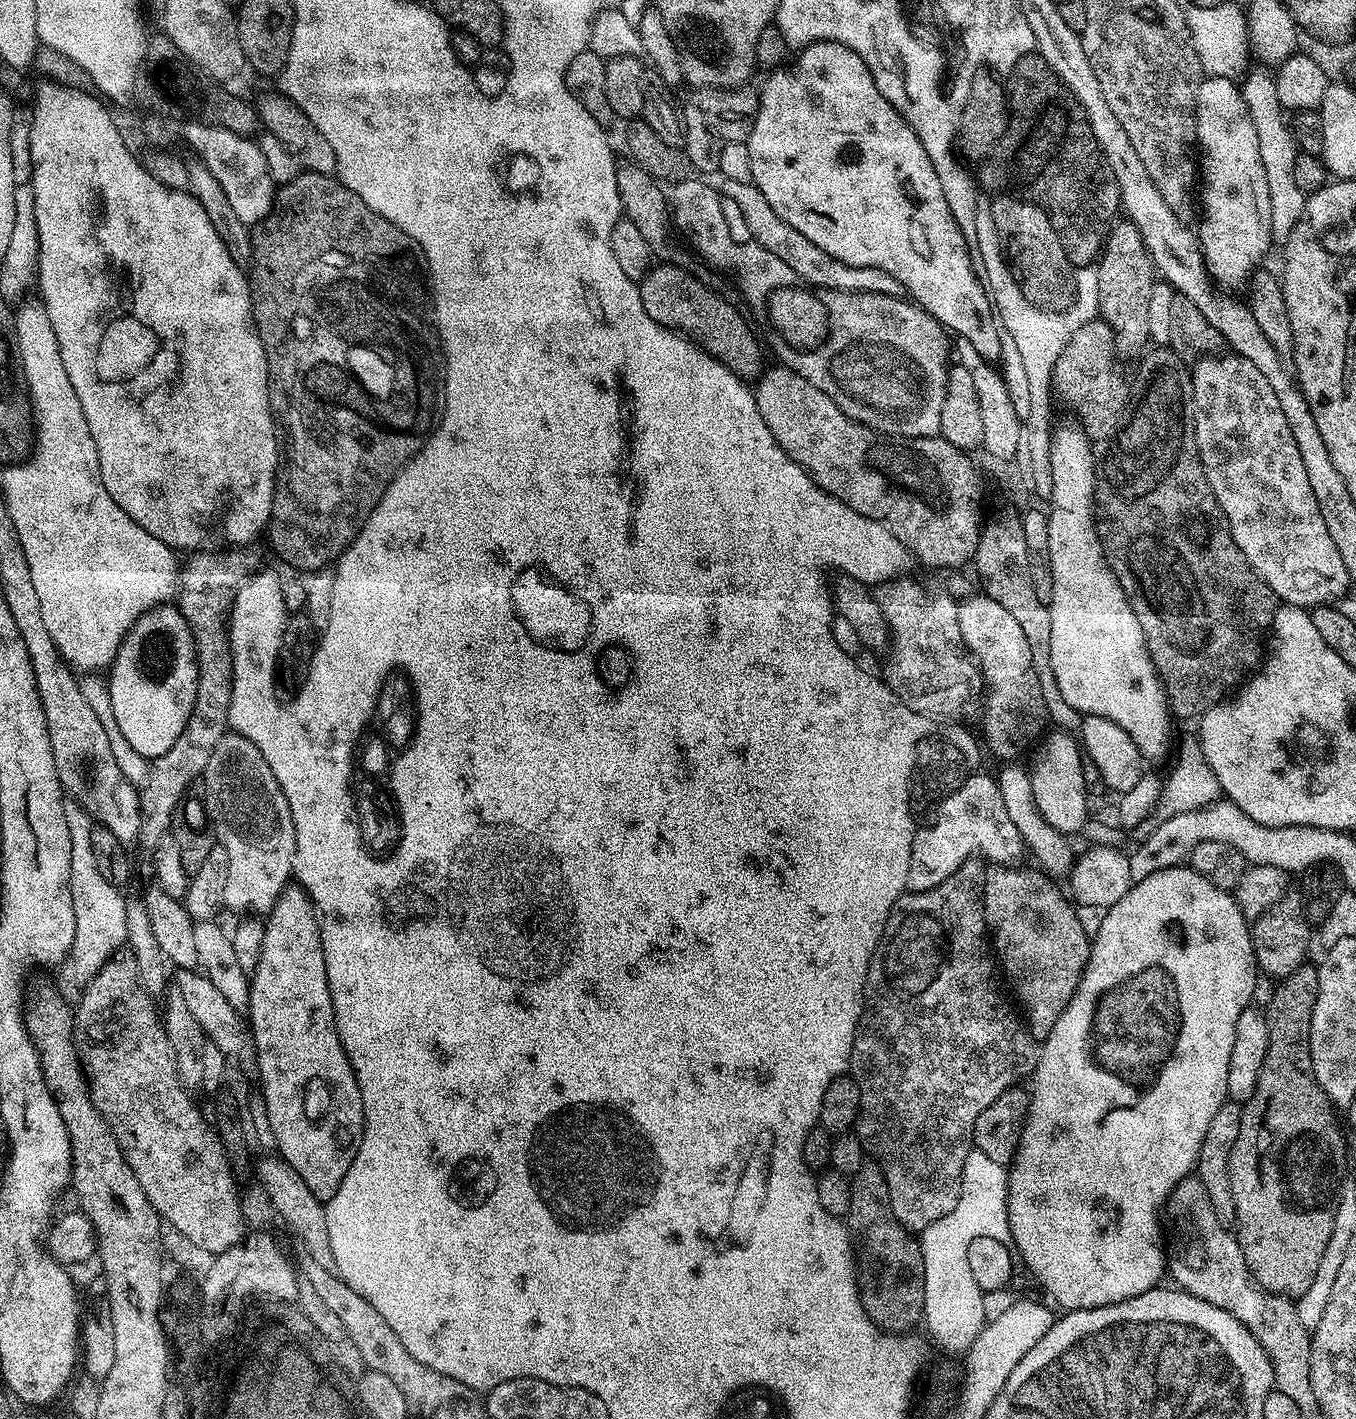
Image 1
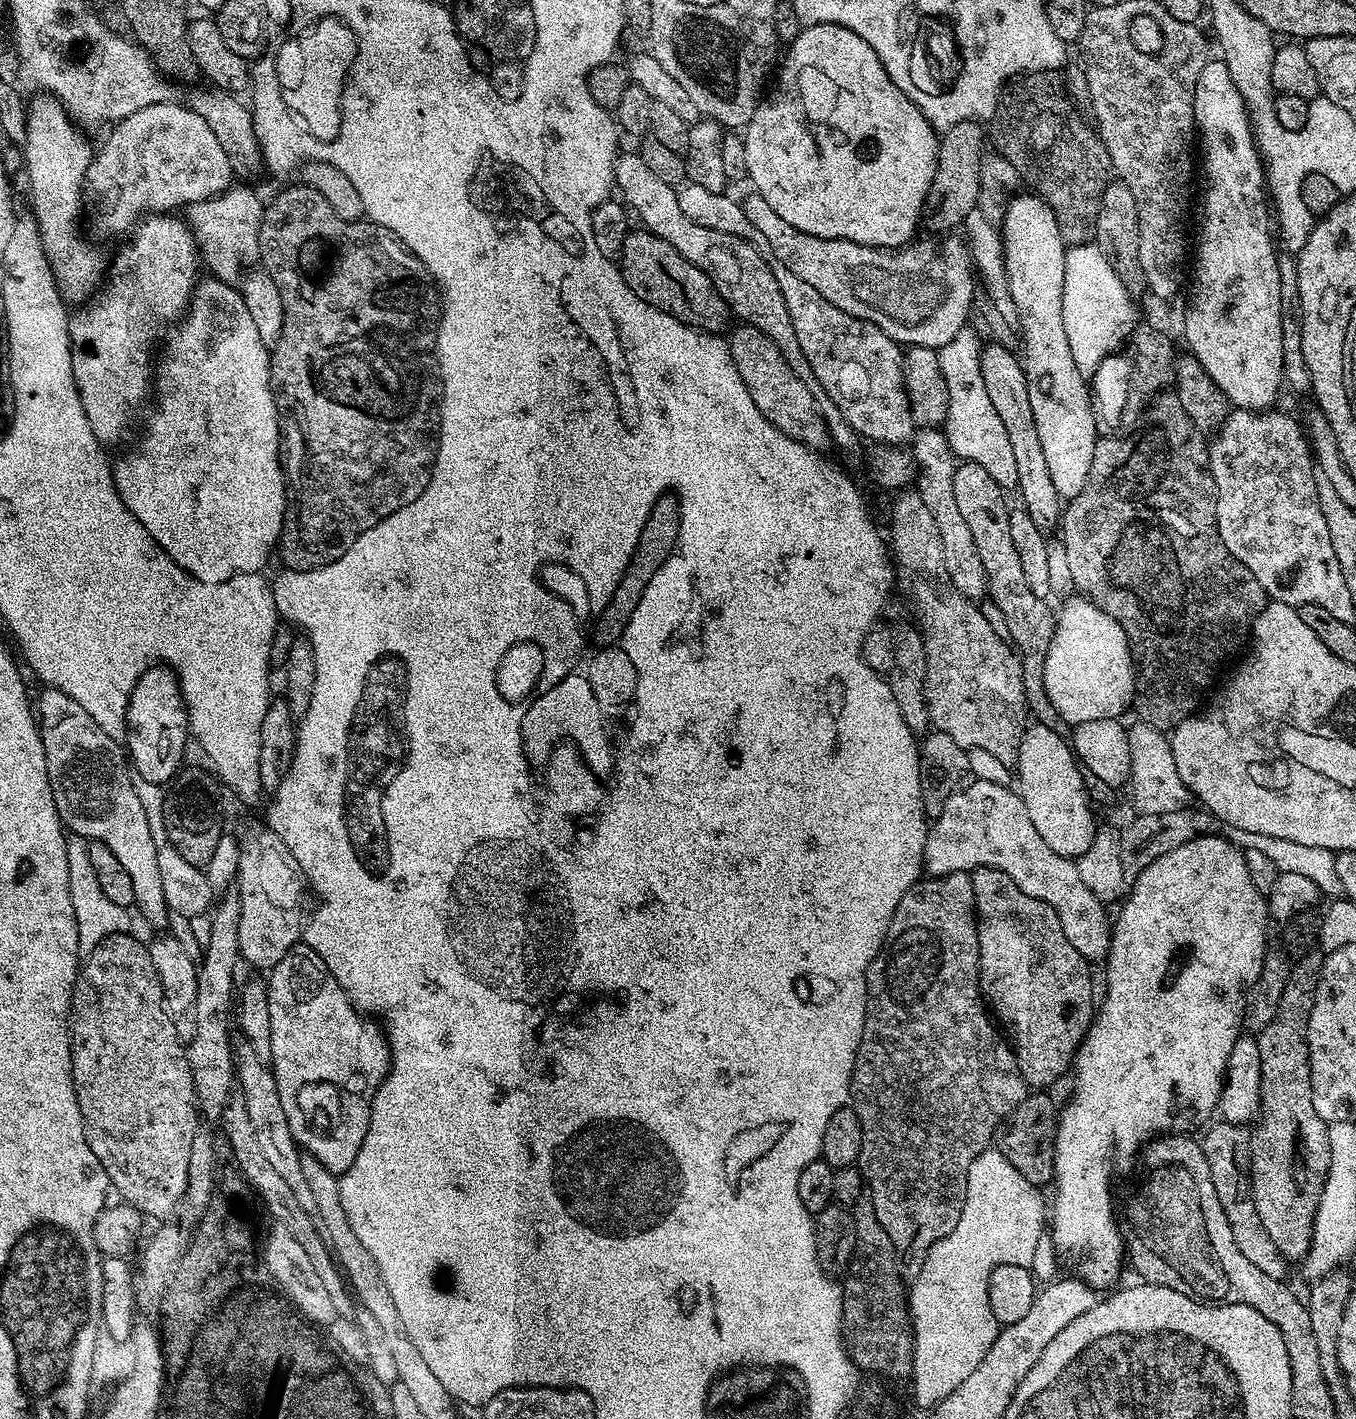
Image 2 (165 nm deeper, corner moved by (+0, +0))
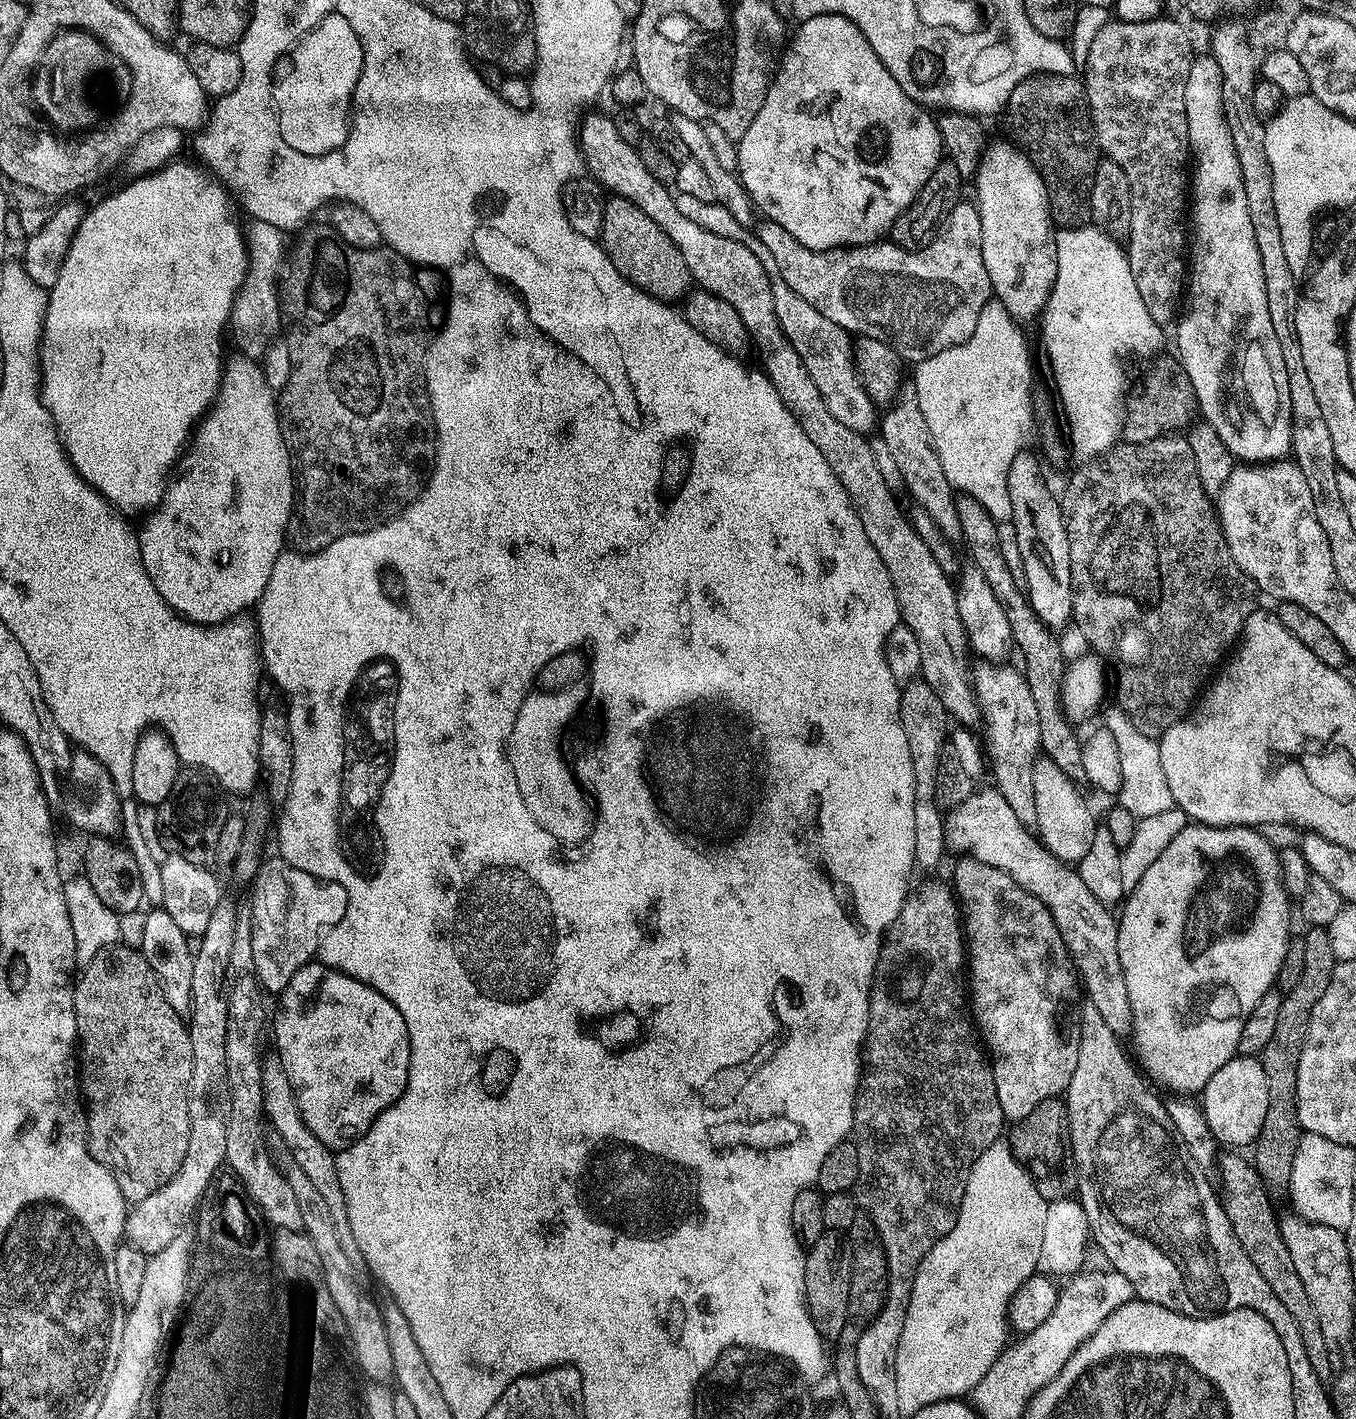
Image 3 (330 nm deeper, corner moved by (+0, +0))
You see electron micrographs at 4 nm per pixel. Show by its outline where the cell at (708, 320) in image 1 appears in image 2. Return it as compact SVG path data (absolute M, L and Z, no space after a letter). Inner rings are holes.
M647 230L629 231L624 243L624 253L620 256L618 267L624 274L624 280L650 306L662 310L662 314L670 314L670 318L678 318L686 326L696 328L700 332L713 334L723 333L729 327L730 309L728 304L718 294L714 282L694 266L670 242L658 238Z

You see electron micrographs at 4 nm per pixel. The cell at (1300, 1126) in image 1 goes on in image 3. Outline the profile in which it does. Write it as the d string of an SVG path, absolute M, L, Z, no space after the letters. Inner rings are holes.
M1312 926L1302 936L1302 979L1298 987L1283 993L1278 1006L1278 1023L1270 1042L1261 1050L1259 1059L1262 1070L1266 1070L1266 1091L1270 1093L1270 1106L1266 1106L1266 1122L1262 1122L1260 1137L1254 1145L1254 1163L1265 1182L1273 1185L1287 1185L1294 1160L1294 1150L1298 1146L1302 1129L1296 1113L1296 1087L1298 1086L1298 1058L1302 1058L1302 1046L1308 1037L1310 1014L1318 1006L1318 998L1326 994L1330 978L1334 978L1334 949L1330 947L1328 929L1324 926Z

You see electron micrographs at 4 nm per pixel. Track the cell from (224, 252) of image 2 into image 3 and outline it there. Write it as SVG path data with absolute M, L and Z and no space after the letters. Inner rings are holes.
M270 223L251 226L246 236L248 272L231 310L229 329L238 348L236 350L248 359L258 360L281 335L284 326L280 311L280 283L286 268L288 248L284 246L285 235Z

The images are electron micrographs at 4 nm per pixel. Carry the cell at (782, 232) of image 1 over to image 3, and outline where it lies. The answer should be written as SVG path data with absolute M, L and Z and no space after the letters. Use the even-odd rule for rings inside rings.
M957 202L948 216L948 223L944 225L942 234L937 236L934 242L930 242L930 246L926 246L917 252L899 248L897 244L891 242L854 244L847 248L831 248L825 252L810 250L810 246L802 246L802 242L798 242L798 238L794 238L794 234L782 230L782 226L778 226L778 222L767 218L759 221L758 235L762 246L766 246L770 263L778 266L778 274L782 274L786 286L790 286L790 290L794 290L794 294L806 298L806 302L810 302L810 306L814 306L814 310L818 310L818 314L826 314L826 318L830 318L830 322L842 326L849 334L878 338L878 342L890 346L901 361L908 362L908 360L912 360L911 362L919 362L930 358L934 354L942 354L942 350L959 348L962 342L966 342L970 338L970 334L974 334L974 326L978 326L978 318L982 318L982 310L987 306L989 300L993 299L990 274L986 274L986 262L982 262L982 218L978 214L975 203L964 203Z

